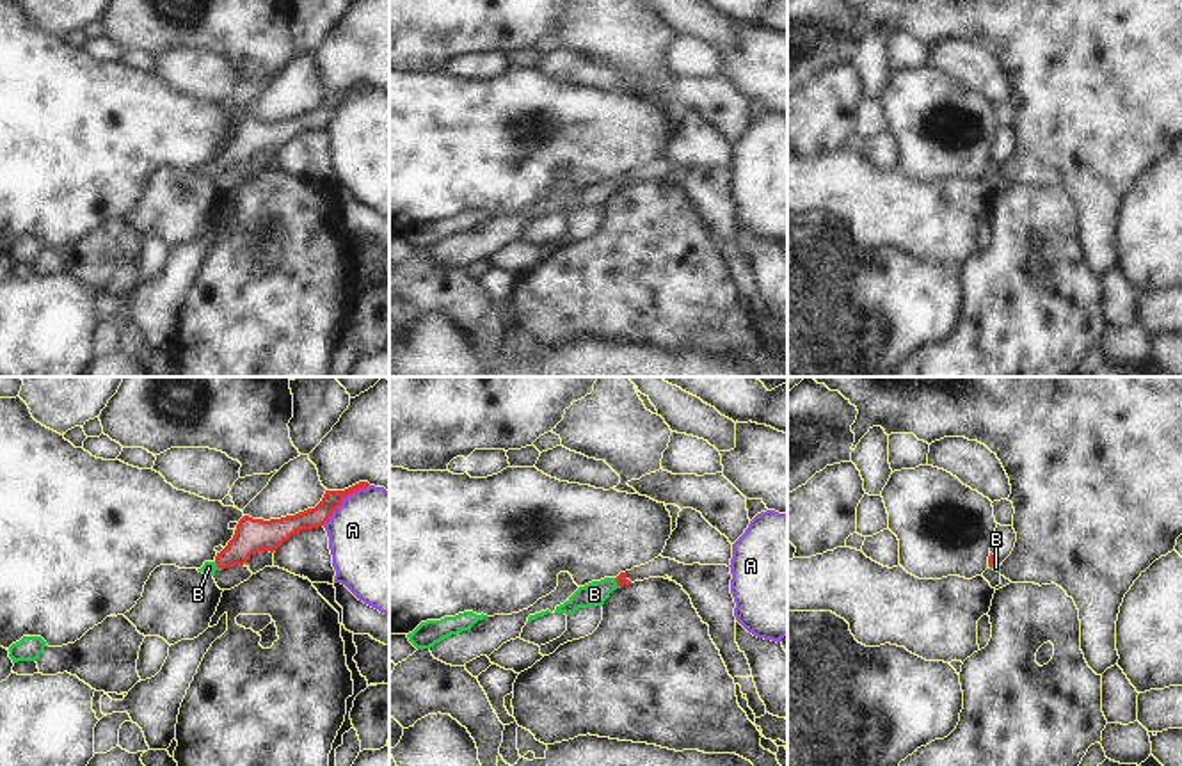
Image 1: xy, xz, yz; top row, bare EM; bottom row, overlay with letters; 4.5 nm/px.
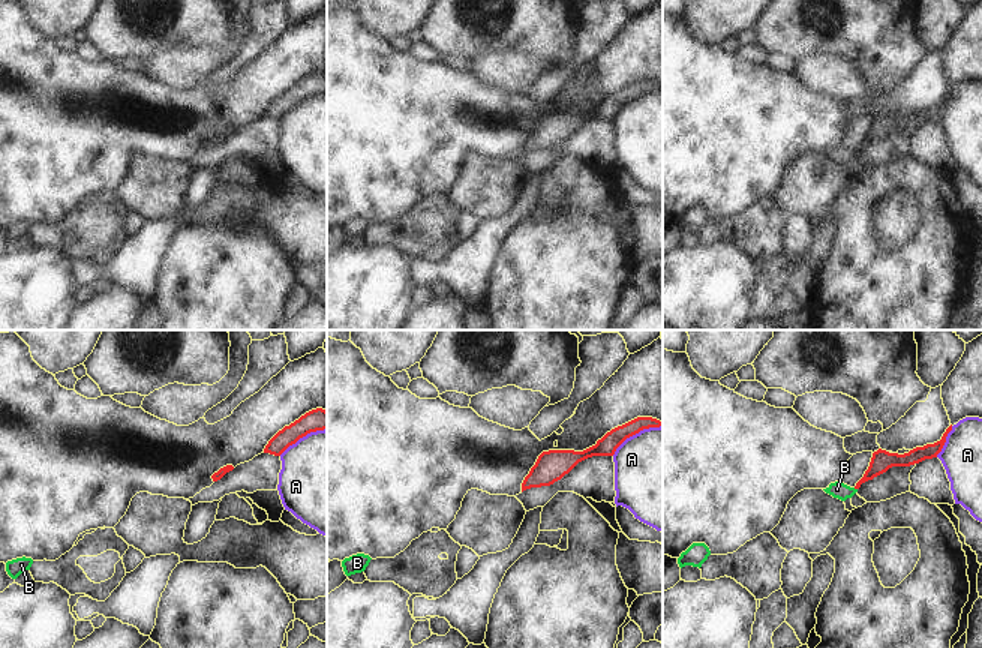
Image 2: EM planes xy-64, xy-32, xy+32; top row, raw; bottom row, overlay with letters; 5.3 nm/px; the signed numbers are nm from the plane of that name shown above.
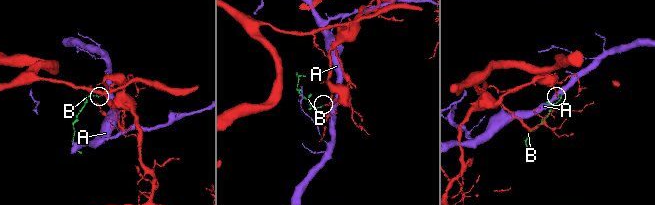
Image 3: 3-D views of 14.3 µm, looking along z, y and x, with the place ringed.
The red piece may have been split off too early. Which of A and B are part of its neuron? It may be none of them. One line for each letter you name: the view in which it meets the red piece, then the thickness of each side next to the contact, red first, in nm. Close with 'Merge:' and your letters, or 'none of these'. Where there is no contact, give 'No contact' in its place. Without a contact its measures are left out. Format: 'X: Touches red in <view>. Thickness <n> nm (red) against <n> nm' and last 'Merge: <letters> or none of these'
B: Touches red in xy. Thickness 160 nm (red) against 60 nm
Merge: B.

